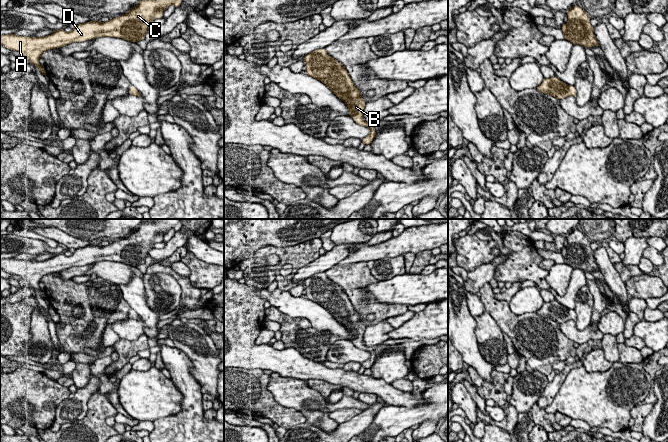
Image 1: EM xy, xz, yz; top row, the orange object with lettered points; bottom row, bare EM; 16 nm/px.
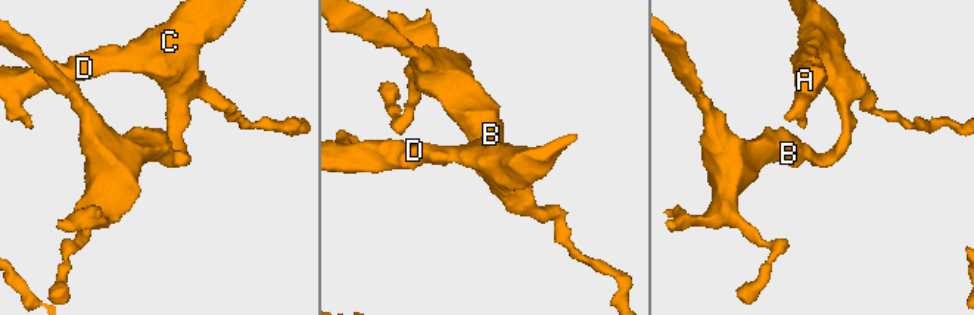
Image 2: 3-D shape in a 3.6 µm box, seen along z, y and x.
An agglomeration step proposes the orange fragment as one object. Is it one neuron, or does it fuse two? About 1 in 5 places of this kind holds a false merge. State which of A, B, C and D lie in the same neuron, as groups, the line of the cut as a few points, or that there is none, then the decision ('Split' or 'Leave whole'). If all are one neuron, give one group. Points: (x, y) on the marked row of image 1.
Groups: A B C D. No split. Leave whole

